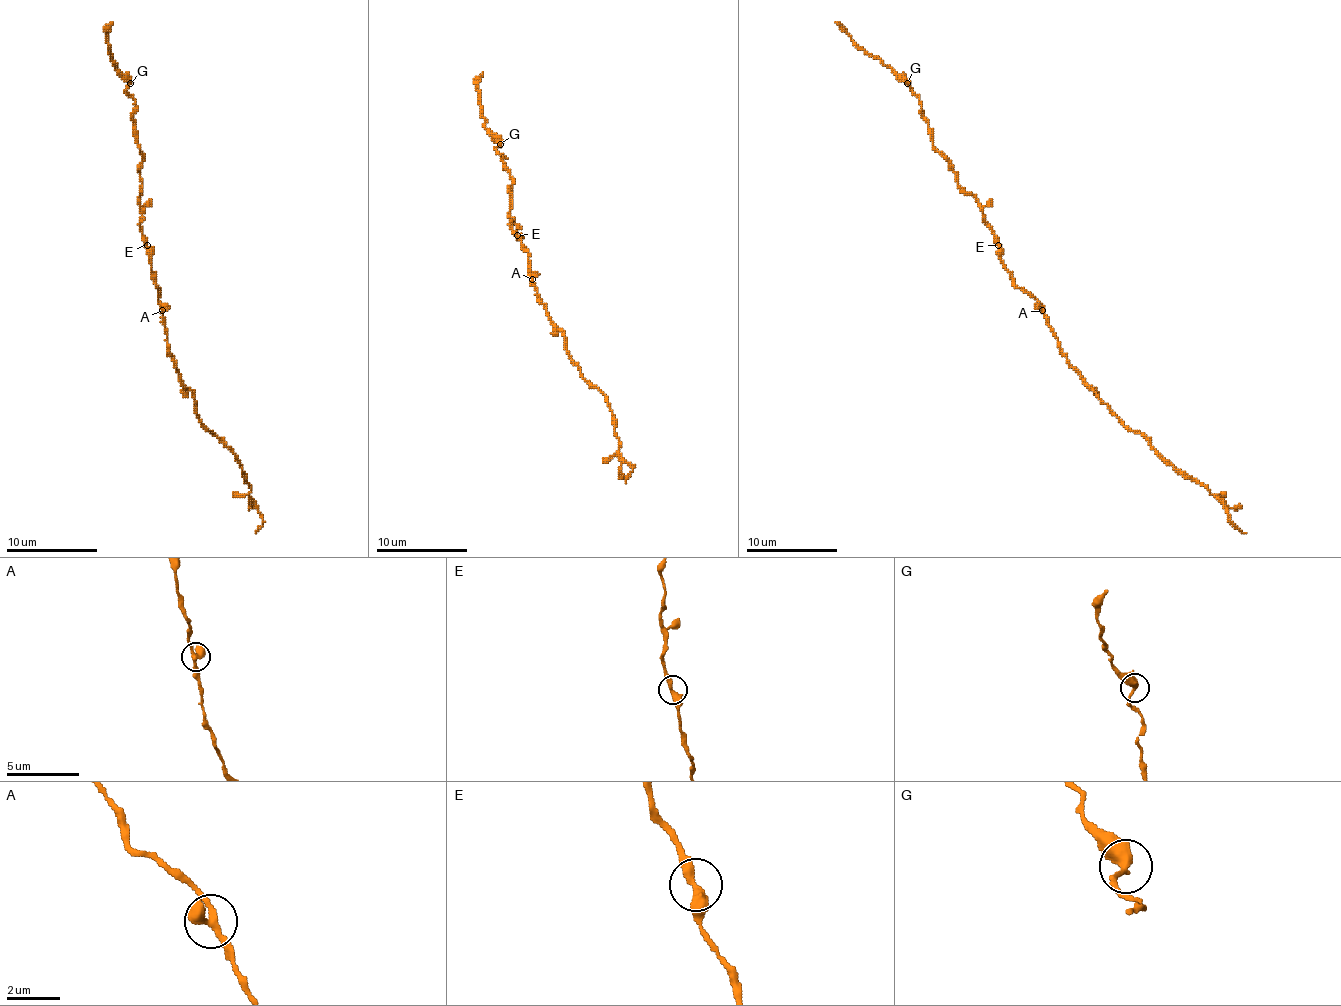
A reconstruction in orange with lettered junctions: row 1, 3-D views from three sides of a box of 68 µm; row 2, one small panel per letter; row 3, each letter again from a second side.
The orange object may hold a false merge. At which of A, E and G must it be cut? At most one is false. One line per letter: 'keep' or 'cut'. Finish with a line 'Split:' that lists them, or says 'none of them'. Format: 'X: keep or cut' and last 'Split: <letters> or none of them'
A: keep
E: keep
G: keep
Split: none of them

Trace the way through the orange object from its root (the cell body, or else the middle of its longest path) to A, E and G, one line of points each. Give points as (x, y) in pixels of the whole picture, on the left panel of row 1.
A: (158, 292), (162, 310)
E: (158, 292), (147, 245)
G: (158, 292), (149, 247), (140, 224), (142, 151), (138, 145), (133, 117), (135, 102), (126, 90), (131, 83)

